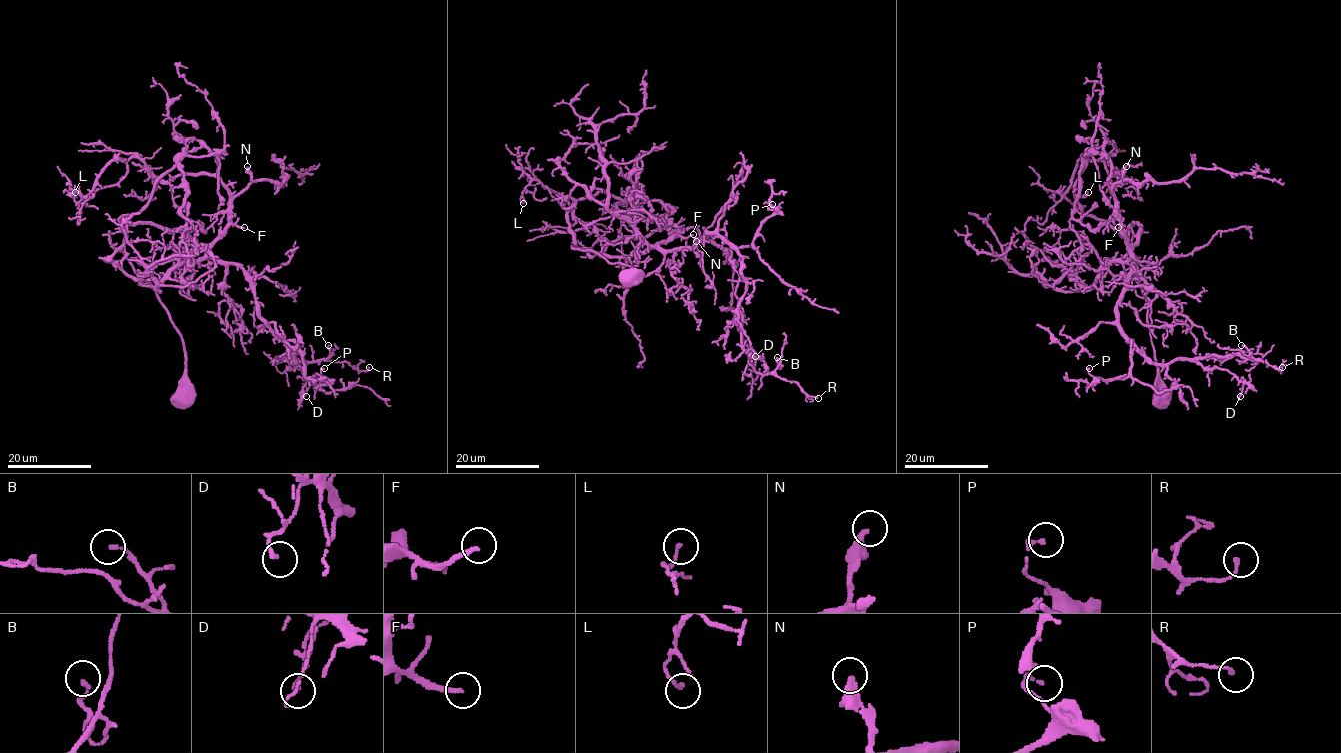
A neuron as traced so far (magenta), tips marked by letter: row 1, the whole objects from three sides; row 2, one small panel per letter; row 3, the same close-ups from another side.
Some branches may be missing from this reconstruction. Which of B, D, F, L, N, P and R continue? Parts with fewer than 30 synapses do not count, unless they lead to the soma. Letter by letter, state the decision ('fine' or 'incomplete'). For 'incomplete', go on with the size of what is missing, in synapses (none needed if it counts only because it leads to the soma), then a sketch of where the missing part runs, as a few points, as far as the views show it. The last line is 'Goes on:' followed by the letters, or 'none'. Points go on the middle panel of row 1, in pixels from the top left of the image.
B: fine
D: fine
F: incomplete; about 35 synapses; missing branch runs (693, 234), (734, 236), (738, 232)
L: fine
N: fine
P: fine
R: fine
Goes on: F

